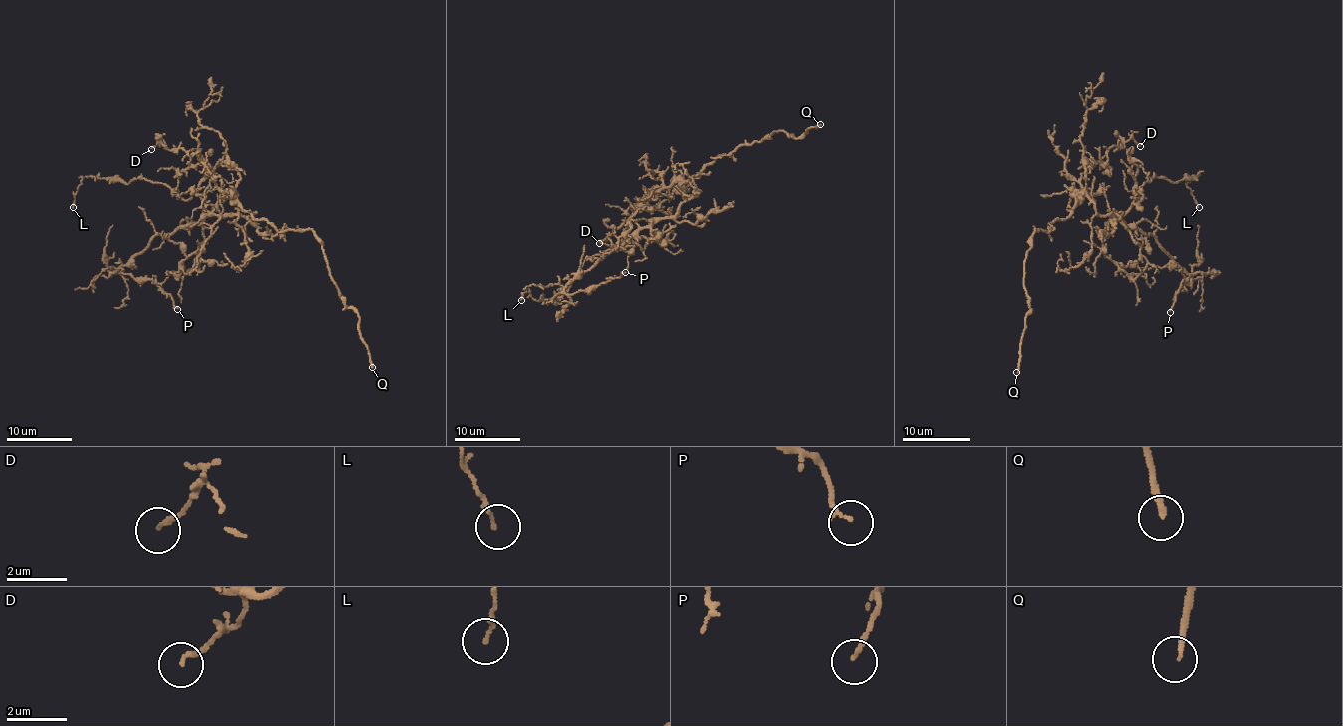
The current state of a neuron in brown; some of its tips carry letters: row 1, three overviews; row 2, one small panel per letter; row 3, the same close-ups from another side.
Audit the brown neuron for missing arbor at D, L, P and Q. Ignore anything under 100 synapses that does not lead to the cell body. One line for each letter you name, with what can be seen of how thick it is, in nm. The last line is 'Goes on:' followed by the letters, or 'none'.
Q: 180 nm thick
Goes on: Q

